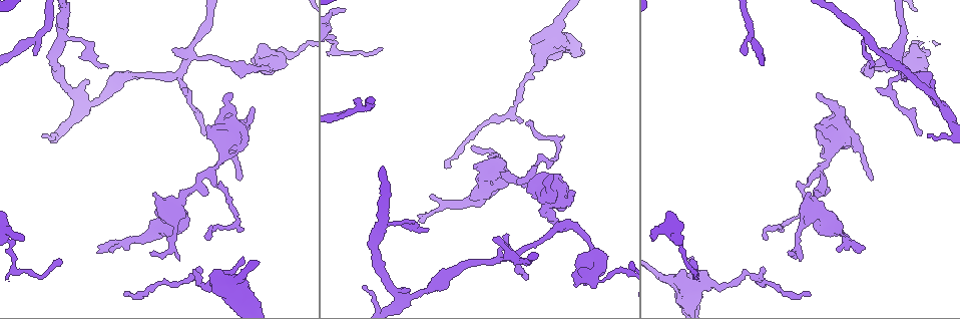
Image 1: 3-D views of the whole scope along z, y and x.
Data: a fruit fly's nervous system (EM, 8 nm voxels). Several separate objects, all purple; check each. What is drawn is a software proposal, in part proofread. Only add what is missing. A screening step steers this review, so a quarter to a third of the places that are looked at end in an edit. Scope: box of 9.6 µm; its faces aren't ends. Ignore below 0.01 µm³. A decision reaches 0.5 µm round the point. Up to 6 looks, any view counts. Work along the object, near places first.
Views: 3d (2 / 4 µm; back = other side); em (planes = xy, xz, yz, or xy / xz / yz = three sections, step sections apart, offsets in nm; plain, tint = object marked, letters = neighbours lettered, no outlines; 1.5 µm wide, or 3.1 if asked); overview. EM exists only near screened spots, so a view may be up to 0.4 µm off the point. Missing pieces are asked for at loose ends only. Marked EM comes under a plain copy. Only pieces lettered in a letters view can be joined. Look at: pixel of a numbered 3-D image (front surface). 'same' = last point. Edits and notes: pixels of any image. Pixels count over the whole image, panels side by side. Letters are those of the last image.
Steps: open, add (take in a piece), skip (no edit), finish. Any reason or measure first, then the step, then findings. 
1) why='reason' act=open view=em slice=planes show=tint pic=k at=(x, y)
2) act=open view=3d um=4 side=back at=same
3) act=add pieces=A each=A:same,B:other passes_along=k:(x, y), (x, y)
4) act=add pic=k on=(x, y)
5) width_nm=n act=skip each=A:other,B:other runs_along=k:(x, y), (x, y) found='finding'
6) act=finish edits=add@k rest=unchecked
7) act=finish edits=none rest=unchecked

why='an open end' act=open view=em slice=yz step=4 show=tint pic=1 at=(241, 178)

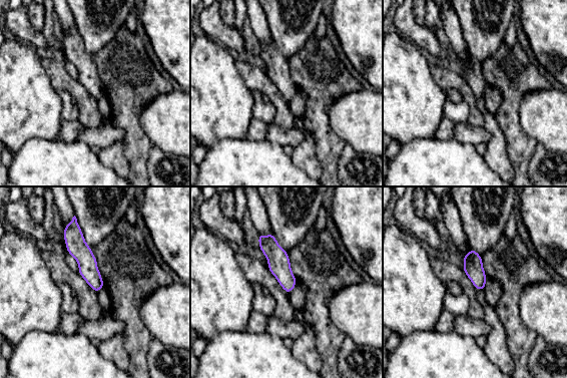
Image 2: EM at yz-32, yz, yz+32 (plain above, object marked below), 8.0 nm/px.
why='another direction' act=open view=em slice=planes show=letters at=same

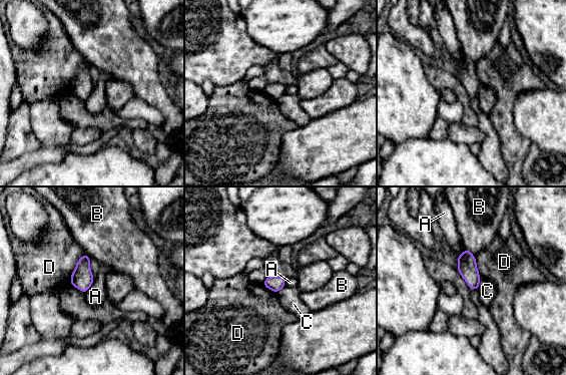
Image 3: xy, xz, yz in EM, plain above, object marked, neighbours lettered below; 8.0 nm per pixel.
act=skip each=A:other,B:other,C:other,D:other border=3:(94, 278), (91, 286), (84, 293) found='none of them fits'

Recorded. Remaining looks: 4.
why='free end' act=open view=em slice=yz step=4 show=letters pic=1 at=(230, 96)

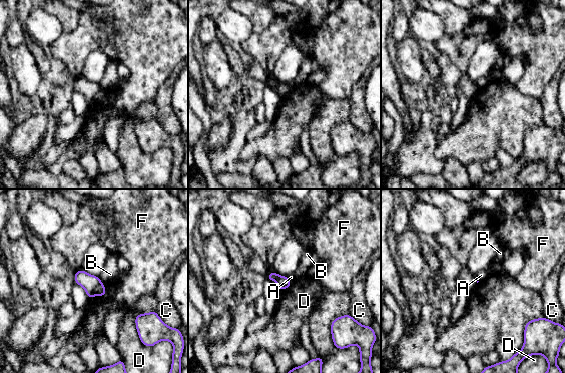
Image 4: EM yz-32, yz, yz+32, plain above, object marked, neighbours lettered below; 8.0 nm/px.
act=skip each=A:other,B:other,C:other,D:other,F:other border=4:(155, 310), (136, 315), (138, 336) found='none of them fits'

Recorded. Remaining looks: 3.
why='free end' act=open view=3d um=4 pic=1 at=(444, 166)

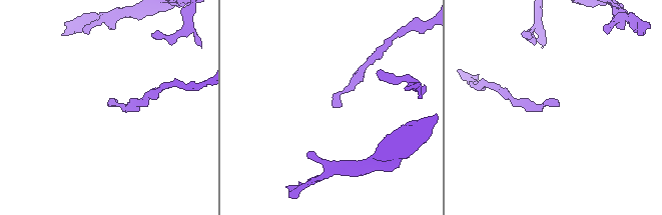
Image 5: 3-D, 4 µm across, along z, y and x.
why='need the tissue' act=open view=em slice=planes show=letters pic=5 at=(107, 105)

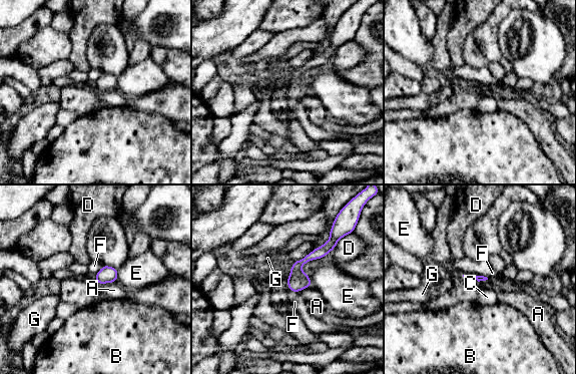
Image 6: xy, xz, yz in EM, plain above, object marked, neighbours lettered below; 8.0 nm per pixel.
act=skip each=A:other,B:other,C:other,D:other,E:other,F:other,G:other border=6:(473, 277), (486, 276), (488, 278) found='none of them fits'

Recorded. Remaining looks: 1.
act=finish edits=none rest=unchecked

